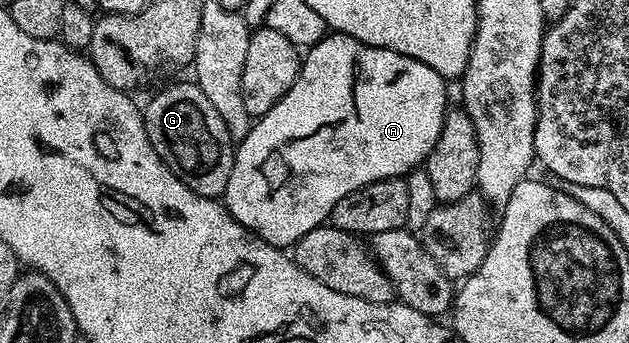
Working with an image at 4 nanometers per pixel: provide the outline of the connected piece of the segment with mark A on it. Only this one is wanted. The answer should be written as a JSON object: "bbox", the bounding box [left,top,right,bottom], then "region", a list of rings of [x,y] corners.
{"bbox":[224,33,448,248],"region":[[[327,33],[326,37],[305,51],[292,88],[288,88],[288,92],[279,100],[276,108],[268,111],[263,118],[257,119],[251,125],[248,136],[237,143],[232,176],[228,176],[228,188],[224,195],[224,205],[227,211],[245,230],[249,230],[251,234],[262,238],[268,244],[279,248],[293,247],[294,243],[300,240],[300,236],[312,232],[312,228],[323,225],[329,219],[332,208],[336,208],[336,204],[340,204],[340,200],[344,200],[348,192],[356,192],[376,180],[403,177],[410,171],[419,169],[425,163],[440,136],[440,128],[444,124],[444,116],[448,109],[446,86],[447,83],[435,70],[428,68],[428,64],[412,56],[404,56],[388,48],[369,46],[347,34]]]}

